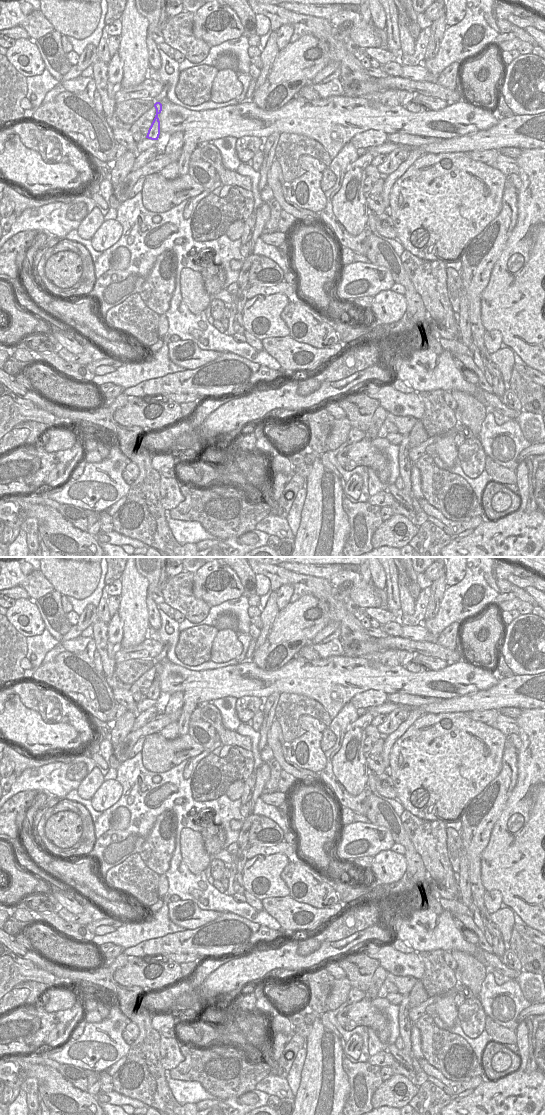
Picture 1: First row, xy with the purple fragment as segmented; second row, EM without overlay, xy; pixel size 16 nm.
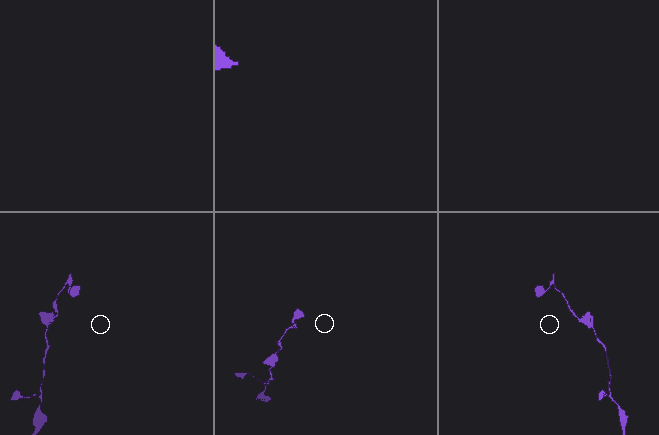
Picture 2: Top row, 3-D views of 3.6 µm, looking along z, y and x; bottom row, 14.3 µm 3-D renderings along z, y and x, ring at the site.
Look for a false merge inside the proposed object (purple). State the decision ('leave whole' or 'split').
leave whole

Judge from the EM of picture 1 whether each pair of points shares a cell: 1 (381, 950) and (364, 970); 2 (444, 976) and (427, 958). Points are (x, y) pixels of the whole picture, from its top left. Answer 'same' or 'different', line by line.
1: different
2: same

